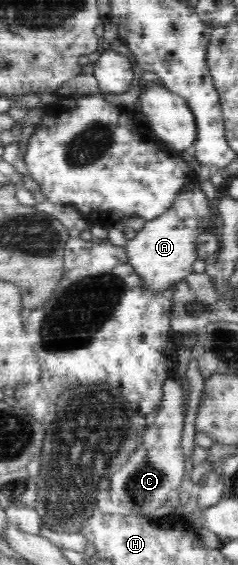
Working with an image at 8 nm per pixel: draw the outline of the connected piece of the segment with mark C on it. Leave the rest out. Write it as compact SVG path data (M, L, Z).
M168 378L163 387L161 407L145 430L143 443L130 455L110 477L108 489L98 491L96 509L105 514L153 515L158 507L165 505L168 493L180 487L184 475L184 455L181 445L184 425L184 392L179 380Z

